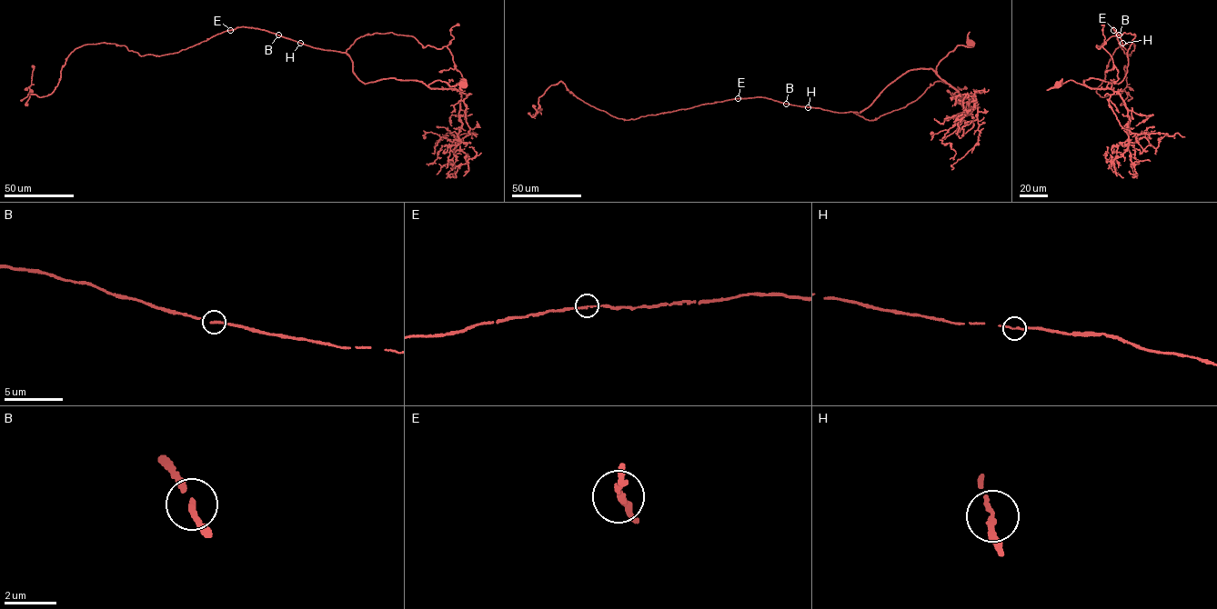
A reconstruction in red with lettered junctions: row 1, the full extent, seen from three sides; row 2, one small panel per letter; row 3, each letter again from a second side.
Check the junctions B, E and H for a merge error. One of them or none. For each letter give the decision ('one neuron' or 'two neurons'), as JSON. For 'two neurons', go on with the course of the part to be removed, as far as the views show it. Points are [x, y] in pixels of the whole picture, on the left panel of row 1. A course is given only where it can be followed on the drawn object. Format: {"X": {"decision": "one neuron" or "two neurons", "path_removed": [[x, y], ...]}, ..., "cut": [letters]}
{"B": {"decision": "one neuron"}, "E": {"decision": "one neuron"}, "H": {"decision": "one neuron"}, "cut": []}

